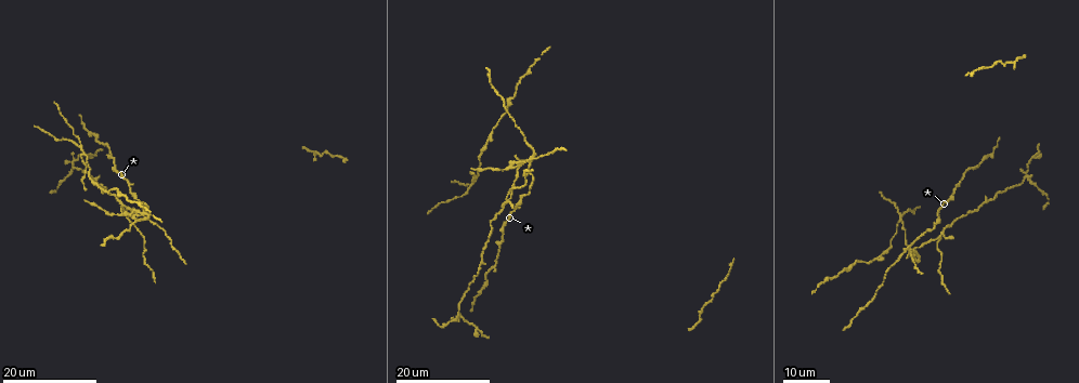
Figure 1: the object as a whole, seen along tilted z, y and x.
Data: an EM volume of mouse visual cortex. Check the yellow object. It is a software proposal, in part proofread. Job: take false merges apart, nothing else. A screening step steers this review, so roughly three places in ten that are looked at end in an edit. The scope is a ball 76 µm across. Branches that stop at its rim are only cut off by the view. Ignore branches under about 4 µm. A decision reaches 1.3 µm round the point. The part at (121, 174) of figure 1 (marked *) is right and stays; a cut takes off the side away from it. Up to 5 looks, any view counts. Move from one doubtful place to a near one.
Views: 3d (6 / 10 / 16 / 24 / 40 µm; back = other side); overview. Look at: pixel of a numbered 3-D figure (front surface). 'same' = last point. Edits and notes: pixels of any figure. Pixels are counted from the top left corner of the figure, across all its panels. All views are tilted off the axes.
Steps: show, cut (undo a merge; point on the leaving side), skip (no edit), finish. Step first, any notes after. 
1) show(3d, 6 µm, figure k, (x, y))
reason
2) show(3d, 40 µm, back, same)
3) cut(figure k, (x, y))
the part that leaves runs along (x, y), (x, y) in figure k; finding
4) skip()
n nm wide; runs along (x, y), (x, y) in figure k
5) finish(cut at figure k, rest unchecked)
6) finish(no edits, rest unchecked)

show(3d, 16 µm, figure 1, (499, 245))
side arm on a straight run

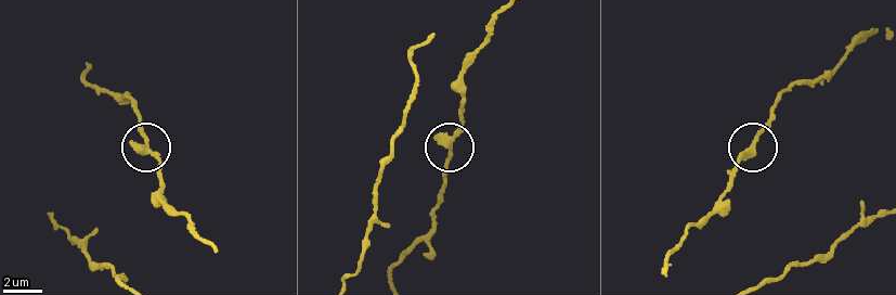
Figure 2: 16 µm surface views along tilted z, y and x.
show(3d, 10 µm, figure 2, (758, 135))
zoom in

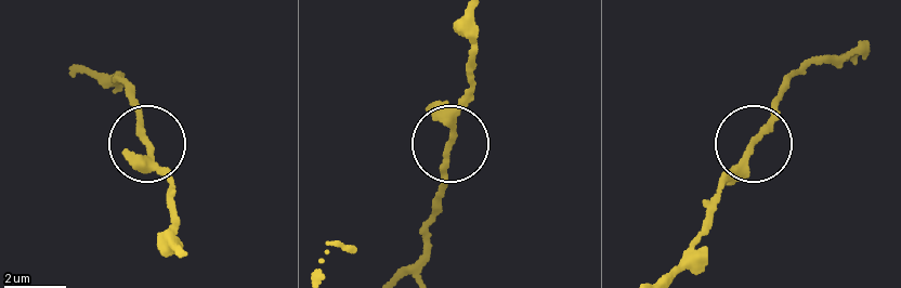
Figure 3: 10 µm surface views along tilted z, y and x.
show(3d, 10 µm, back, figure 3, (151, 147))

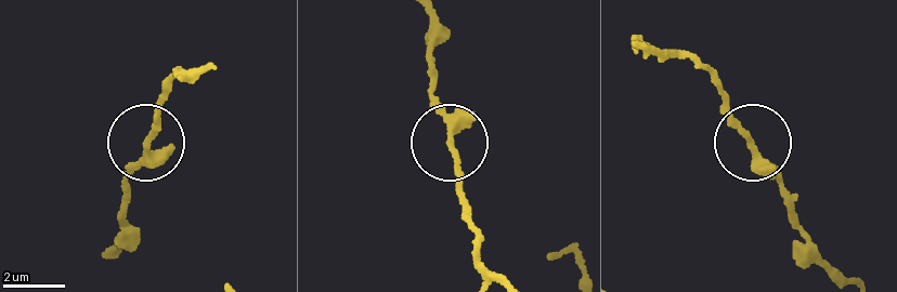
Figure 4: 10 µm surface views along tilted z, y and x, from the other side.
skip()
runs along (426, 15), (430, 76), (446, 121), (458, 195) in figure 4; all the same neuron

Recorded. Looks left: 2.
show(3d, 16 µm, figure 1, (116, 170))
sudden change in width

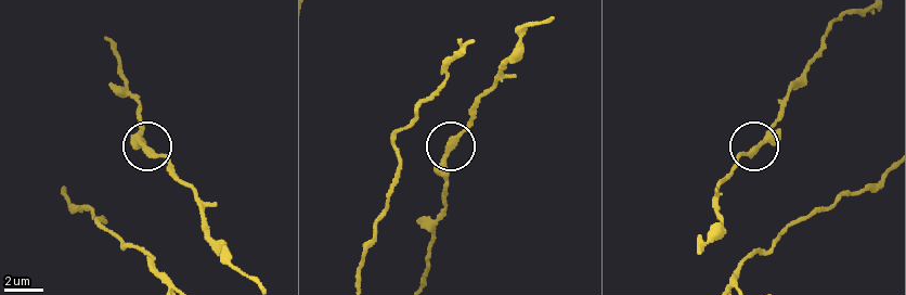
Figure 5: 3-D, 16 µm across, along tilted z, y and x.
show(3d, 10 µm, figure 5, (454, 142))

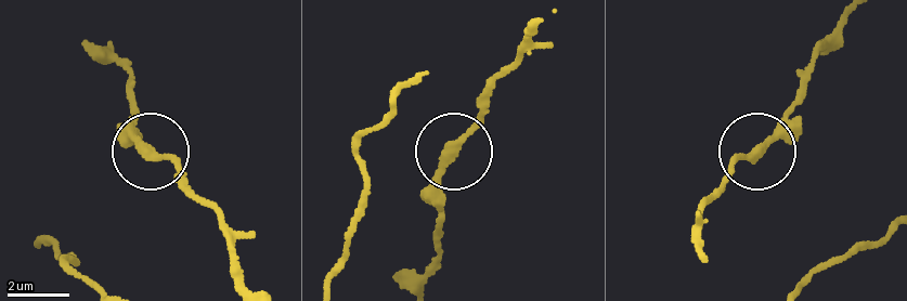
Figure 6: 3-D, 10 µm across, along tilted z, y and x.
skip()
runs along (483, 115), (444, 175), (440, 224) in figure 6; one neuron here

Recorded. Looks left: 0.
finish(no edits, rest unchecked)

